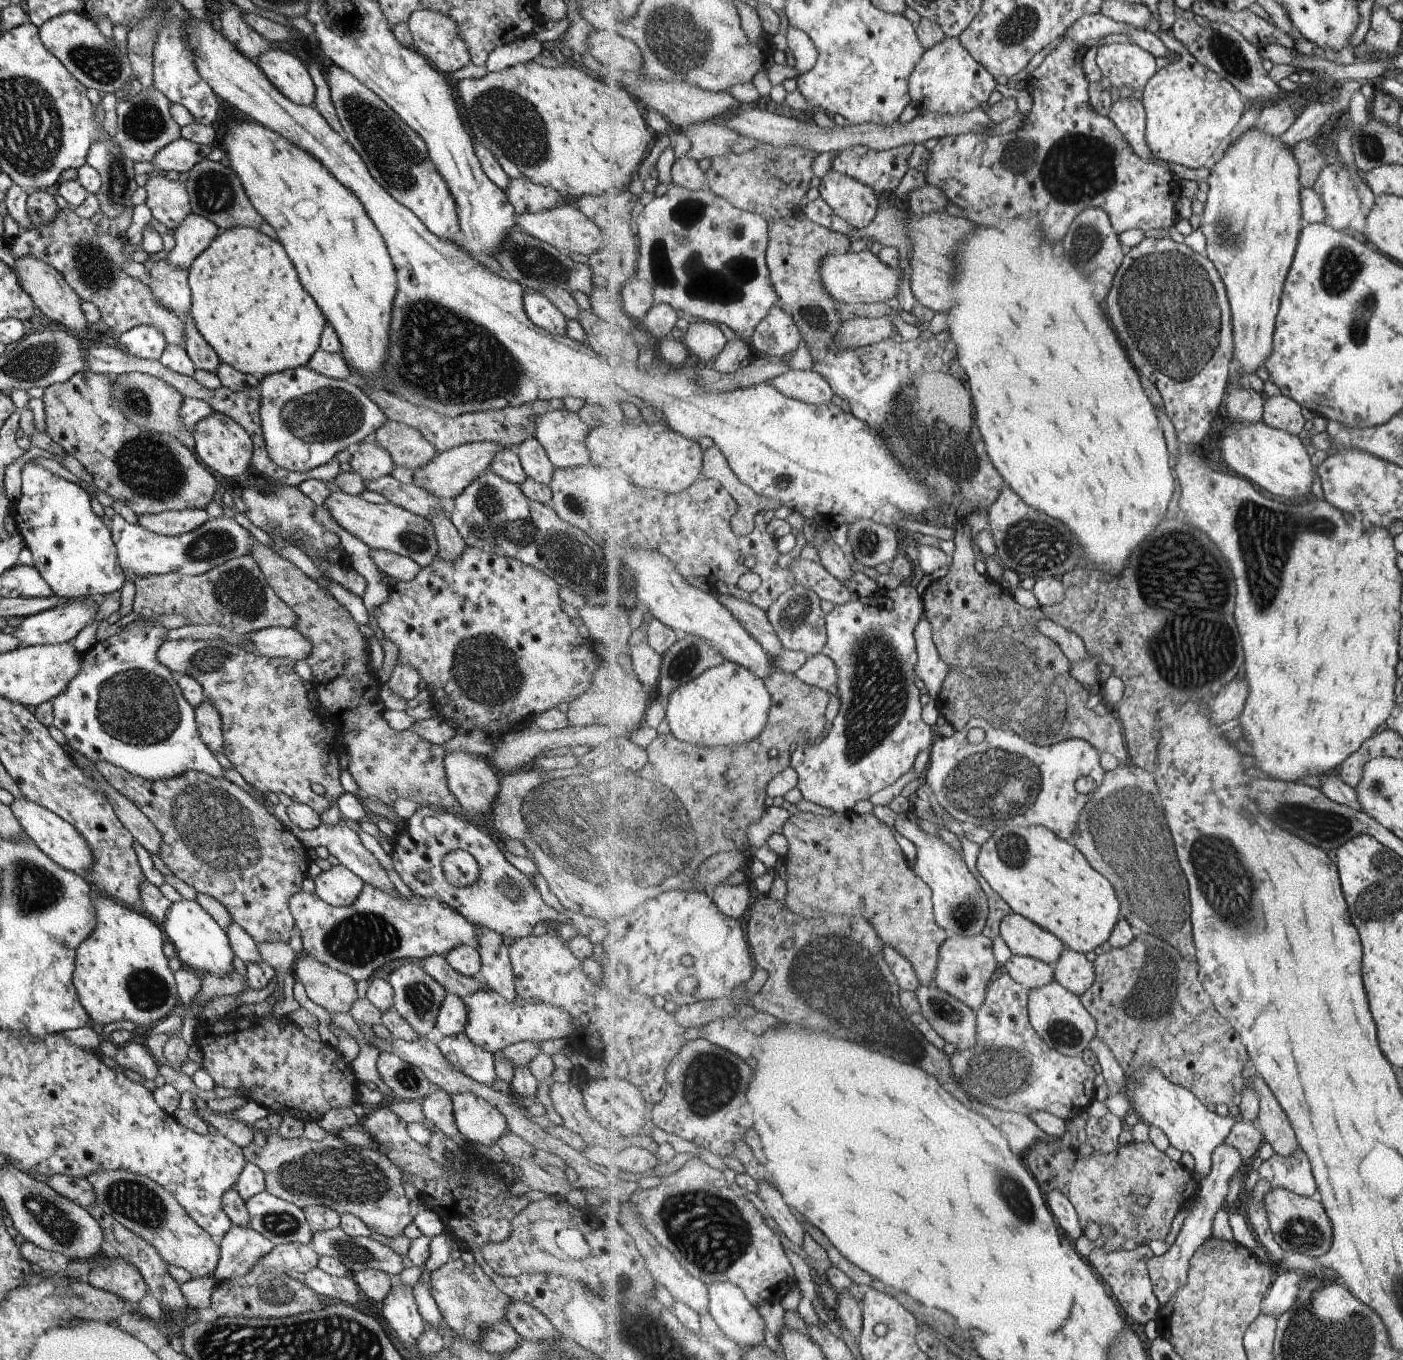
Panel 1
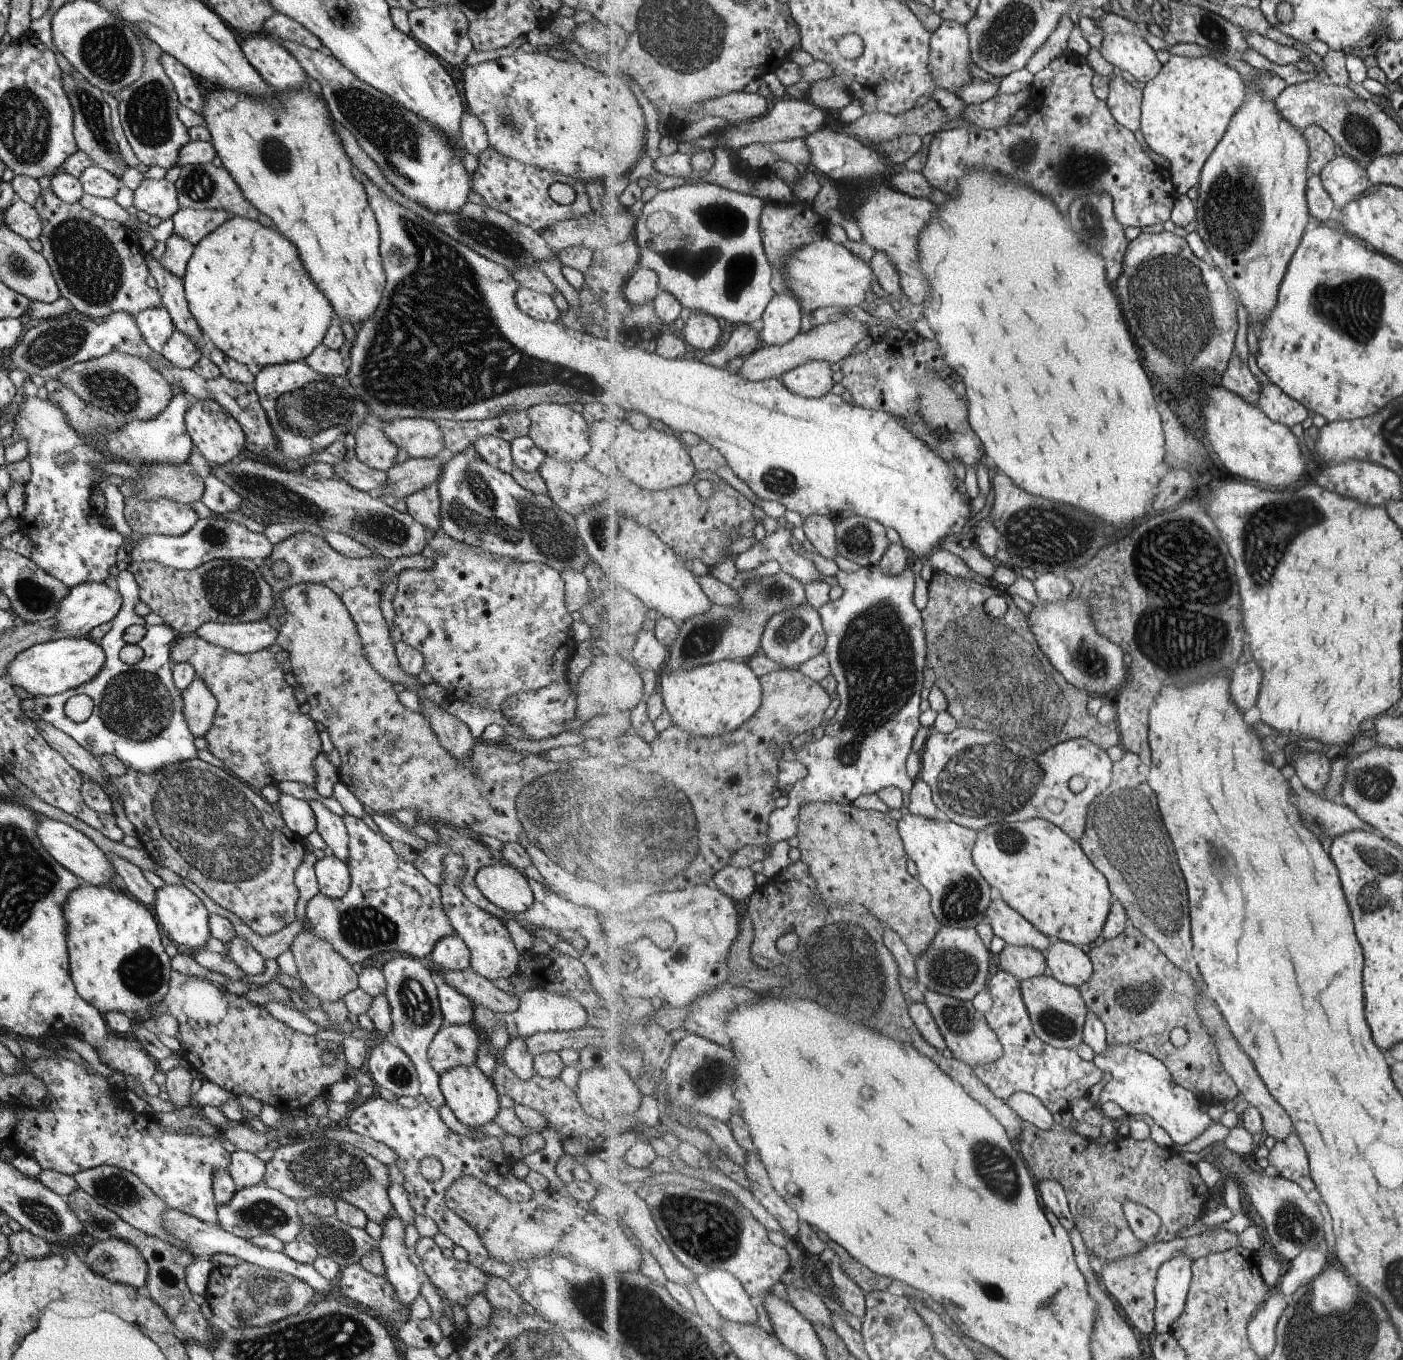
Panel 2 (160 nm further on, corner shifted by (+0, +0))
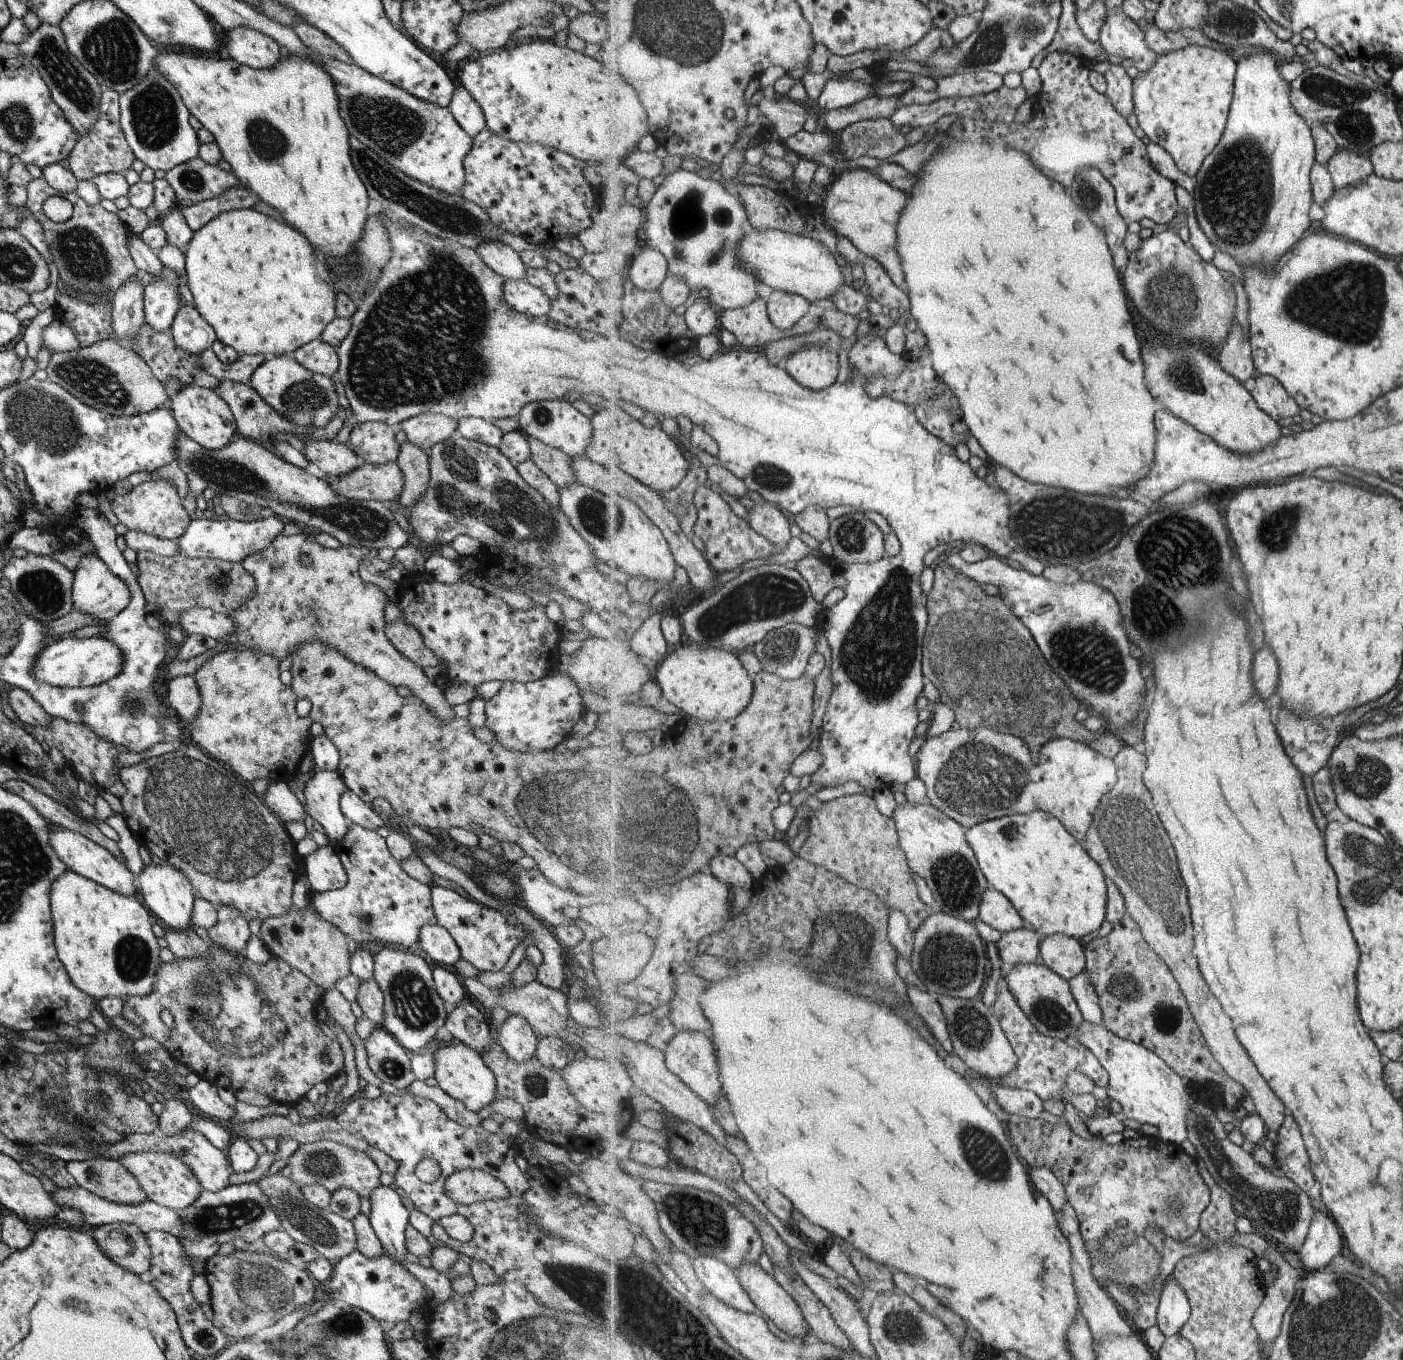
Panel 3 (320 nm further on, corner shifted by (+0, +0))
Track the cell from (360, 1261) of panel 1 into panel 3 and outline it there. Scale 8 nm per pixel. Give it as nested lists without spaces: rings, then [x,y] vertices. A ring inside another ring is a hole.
[[[271,1174],[263,1176],[256,1181],[259,1190],[267,1196],[271,1208],[275,1210],[275,1216],[279,1218],[280,1229],[282,1229],[294,1243],[310,1245],[320,1257],[324,1257],[333,1266],[347,1254],[351,1254],[356,1249],[356,1237],[353,1224],[328,1211],[319,1209],[304,1200],[289,1178],[283,1178],[281,1174]]]

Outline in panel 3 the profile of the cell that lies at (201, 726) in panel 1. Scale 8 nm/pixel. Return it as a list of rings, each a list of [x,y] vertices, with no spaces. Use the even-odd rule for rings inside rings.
[[[177,676],[167,682],[167,698],[165,703],[187,723],[195,720],[199,714],[201,698],[193,676]]]

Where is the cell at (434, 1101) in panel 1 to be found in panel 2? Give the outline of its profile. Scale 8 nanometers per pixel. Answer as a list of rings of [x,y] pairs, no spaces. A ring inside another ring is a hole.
[[[393,953],[392,958],[382,965],[383,968],[380,972],[386,985],[384,996],[390,1009],[391,1031],[389,1037],[411,1060],[418,1077],[419,1093],[431,1108],[437,1110],[436,1108],[445,1102],[441,1090],[439,1090],[439,1074],[431,1069],[426,1056],[431,1040],[443,1026],[436,996],[436,979],[416,957]]]

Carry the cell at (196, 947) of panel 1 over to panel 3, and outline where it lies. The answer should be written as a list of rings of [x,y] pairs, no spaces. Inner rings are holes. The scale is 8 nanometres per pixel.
[[[147,864],[135,877],[138,899],[164,929],[187,930],[191,925],[191,910],[195,900],[194,892],[188,879],[179,870],[169,864]]]

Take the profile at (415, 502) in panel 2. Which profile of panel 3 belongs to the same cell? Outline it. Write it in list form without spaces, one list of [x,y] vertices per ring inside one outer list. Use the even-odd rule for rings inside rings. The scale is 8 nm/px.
[[[406,441],[401,444],[396,462],[404,483],[396,501],[411,510],[423,498],[429,482],[428,456],[421,448],[417,449]]]

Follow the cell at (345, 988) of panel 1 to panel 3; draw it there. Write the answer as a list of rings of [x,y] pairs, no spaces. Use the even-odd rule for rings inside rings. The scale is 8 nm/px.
[[[309,903],[301,910],[289,908],[287,914],[283,914],[281,918],[265,918],[259,928],[259,936],[269,948],[272,957],[283,960],[294,970],[299,970],[300,974],[322,992],[331,990],[339,978],[345,978],[350,973],[347,938],[329,922],[319,920]]]

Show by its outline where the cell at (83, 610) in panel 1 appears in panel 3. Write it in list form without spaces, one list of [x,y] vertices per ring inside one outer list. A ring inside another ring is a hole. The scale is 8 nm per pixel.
[[[85,554],[79,560],[79,566],[72,572],[72,610],[79,610],[83,614],[89,614],[99,622],[107,622],[125,609],[129,603],[129,590],[121,578],[113,576],[105,564],[95,554]]]

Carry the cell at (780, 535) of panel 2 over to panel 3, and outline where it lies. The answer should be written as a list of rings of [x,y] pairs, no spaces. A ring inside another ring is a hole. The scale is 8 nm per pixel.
[[[766,501],[755,503],[748,511],[748,522],[769,542],[774,542],[775,554],[781,553],[791,540],[791,522],[775,504]]]

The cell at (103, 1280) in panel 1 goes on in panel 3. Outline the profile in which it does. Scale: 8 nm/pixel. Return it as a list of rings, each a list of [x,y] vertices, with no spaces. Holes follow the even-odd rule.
[[[123,1222],[99,1225],[93,1229],[91,1236],[103,1256],[119,1268],[137,1276],[149,1269],[149,1246],[137,1226]]]

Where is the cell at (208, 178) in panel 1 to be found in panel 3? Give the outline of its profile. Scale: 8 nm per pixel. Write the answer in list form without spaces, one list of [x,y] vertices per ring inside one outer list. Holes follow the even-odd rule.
[[[198,157],[172,167],[166,172],[164,180],[169,184],[175,199],[189,200],[193,204],[215,198],[225,190],[240,185],[231,172],[207,164]]]

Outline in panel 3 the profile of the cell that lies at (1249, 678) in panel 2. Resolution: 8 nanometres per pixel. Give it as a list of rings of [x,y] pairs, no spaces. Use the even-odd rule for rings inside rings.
[[[1271,646],[1262,647],[1256,654],[1254,681],[1263,698],[1273,696],[1279,688],[1280,666]]]

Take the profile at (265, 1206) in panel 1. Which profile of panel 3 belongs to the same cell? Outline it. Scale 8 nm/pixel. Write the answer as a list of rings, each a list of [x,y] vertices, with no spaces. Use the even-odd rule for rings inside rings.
[[[247,1182],[235,1186],[227,1185],[219,1192],[202,1190],[199,1198],[191,1206],[177,1211],[181,1220],[181,1236],[176,1240],[181,1250],[191,1258],[193,1275],[203,1274],[204,1263],[217,1253],[219,1246],[226,1242],[254,1243],[261,1241],[269,1232],[279,1230],[279,1218],[271,1208],[267,1196],[259,1190],[257,1182]]]

